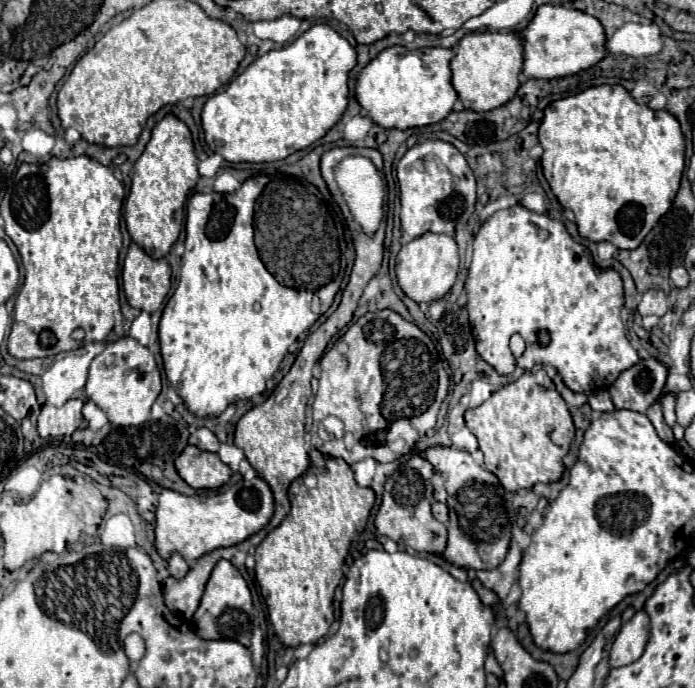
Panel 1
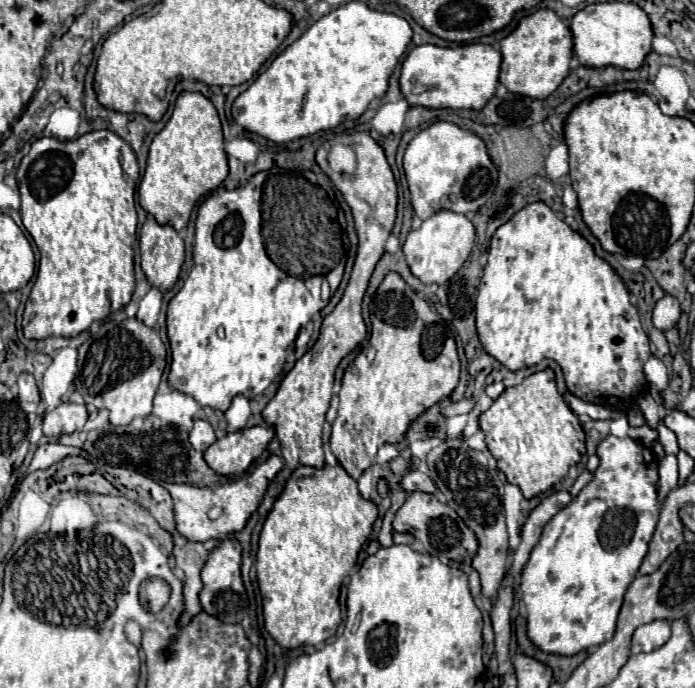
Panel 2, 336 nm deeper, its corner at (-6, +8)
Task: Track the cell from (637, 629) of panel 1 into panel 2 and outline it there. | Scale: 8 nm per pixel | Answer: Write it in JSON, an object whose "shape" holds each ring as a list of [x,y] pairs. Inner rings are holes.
{"shape":[[[653,620],[649,624],[639,626],[631,638],[631,654],[639,652],[653,652],[655,648],[663,646],[671,636],[671,628],[667,620]]]}

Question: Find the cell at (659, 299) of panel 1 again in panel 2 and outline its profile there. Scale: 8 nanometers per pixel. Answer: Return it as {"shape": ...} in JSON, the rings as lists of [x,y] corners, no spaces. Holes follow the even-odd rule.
{"shape":[[[665,294],[653,308],[653,326],[659,330],[671,330],[679,322],[679,300]]]}

